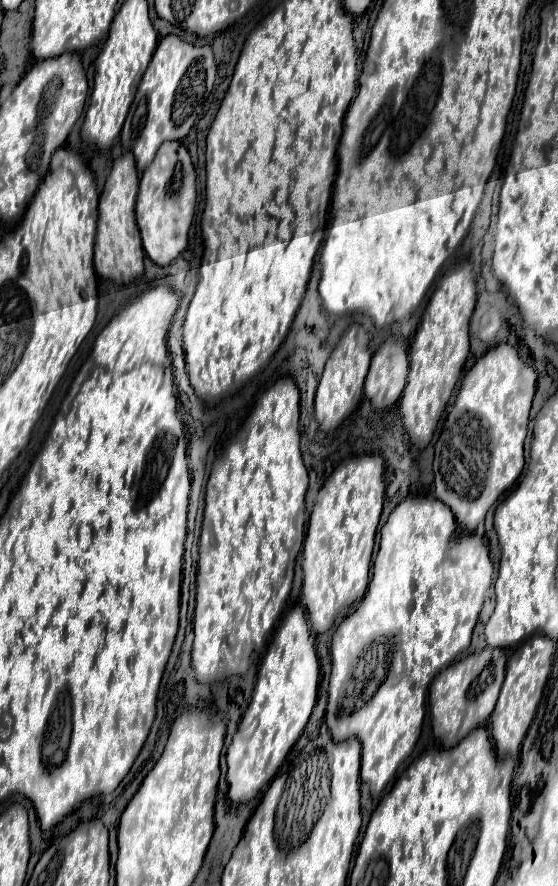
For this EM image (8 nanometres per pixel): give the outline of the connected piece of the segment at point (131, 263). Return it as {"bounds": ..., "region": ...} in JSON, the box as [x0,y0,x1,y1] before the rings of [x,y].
{"bounds":[95,152,143,284],"region":[[[125,152],[113,162],[113,168],[107,176],[105,188],[99,196],[99,220],[95,236],[95,272],[101,278],[109,278],[117,284],[127,284],[133,278],[143,274],[143,248],[139,238],[139,228],[135,222],[135,198],[137,198],[139,176],[135,168],[135,158],[131,152]]]}

